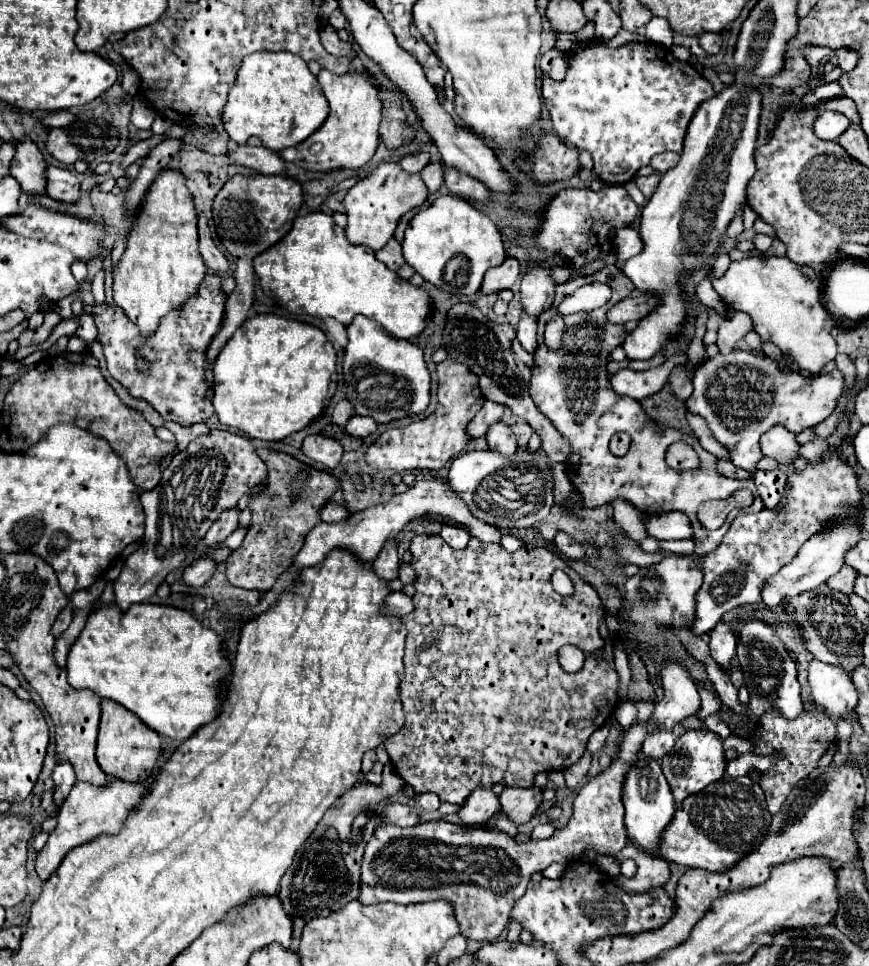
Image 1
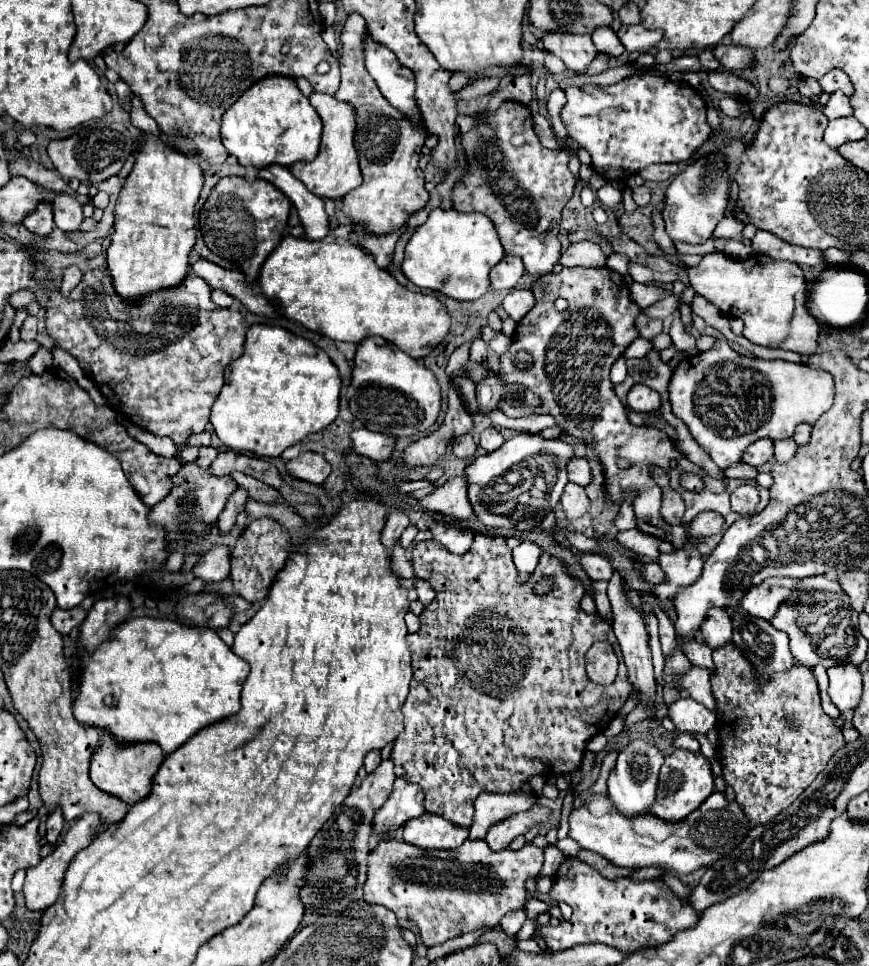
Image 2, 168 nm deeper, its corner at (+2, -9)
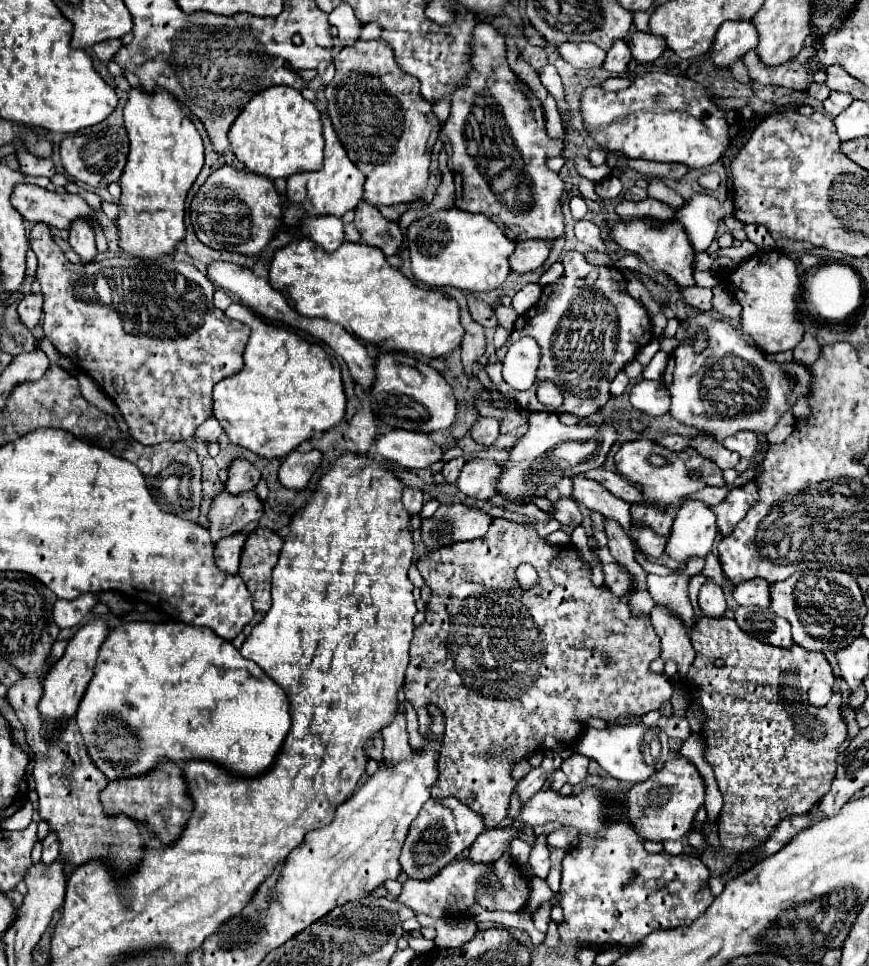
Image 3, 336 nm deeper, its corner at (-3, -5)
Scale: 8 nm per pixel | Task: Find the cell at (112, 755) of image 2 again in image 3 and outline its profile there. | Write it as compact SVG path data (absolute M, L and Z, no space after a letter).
M165 760L159 768L155 768L147 776L129 778L121 782L109 782L109 786L101 792L101 800L109 816L125 814L133 818L135 822L147 826L149 832L155 834L163 844L171 844L179 840L193 812L193 800L189 796L187 782L183 780L183 764L179 768L179 764L169 762L169 760Z

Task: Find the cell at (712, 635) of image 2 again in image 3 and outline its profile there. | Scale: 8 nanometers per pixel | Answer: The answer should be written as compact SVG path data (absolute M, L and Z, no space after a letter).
M711 582L703 584L699 592L699 606L705 616L721 618L725 614L725 596L723 596L721 586L711 584Z

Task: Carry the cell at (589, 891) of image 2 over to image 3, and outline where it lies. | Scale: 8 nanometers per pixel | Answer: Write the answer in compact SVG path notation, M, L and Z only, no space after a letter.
M607 790L607 804L611 806L607 810L607 828L601 830L601 832L595 832L595 834L589 834L589 832L579 832L579 844L575 848L571 848L565 858L563 858L563 878L561 878L561 894L563 894L563 912L565 912L565 920L563 924L559 924L559 936L561 936L561 942L567 944L567 946L577 946L577 948L583 948L583 946L599 946L599 944L611 944L611 946L617 946L617 944L625 944L625 946L635 946L639 944L645 936L649 936L651 932L655 930L669 930L669 928L679 928L679 926L687 926L691 924L697 916L701 916L707 906L713 902L713 892L709 890L709 868L693 854L679 854L679 856L669 856L665 852L661 854L647 854L645 848L643 848L643 842L639 840L639 836L635 836L635 830L625 822L625 814L623 814L623 808L625 808L625 792L621 790Z

